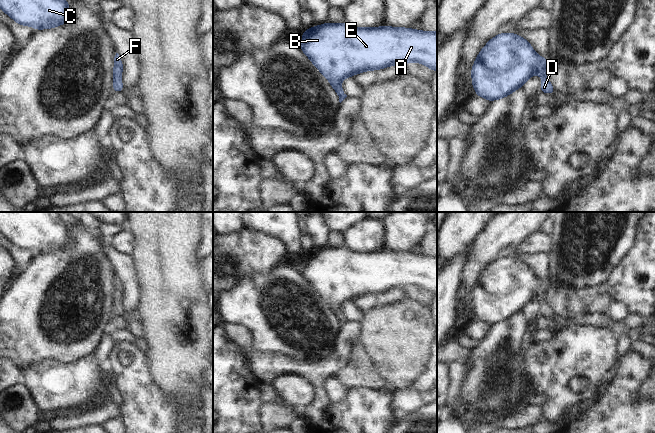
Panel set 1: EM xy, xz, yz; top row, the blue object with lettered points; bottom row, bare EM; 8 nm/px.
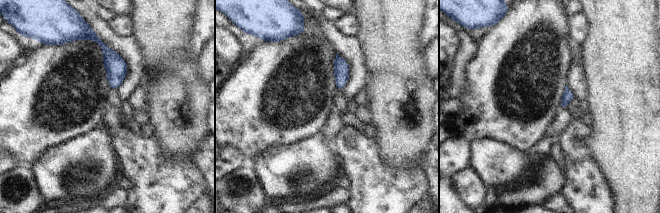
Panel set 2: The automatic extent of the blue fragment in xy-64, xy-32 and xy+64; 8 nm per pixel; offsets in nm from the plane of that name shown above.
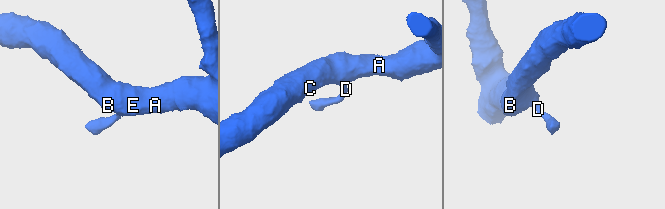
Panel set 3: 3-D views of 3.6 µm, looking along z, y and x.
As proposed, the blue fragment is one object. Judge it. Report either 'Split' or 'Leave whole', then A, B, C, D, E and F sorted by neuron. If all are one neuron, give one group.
Leave whole. Groups: A B C D E F.

